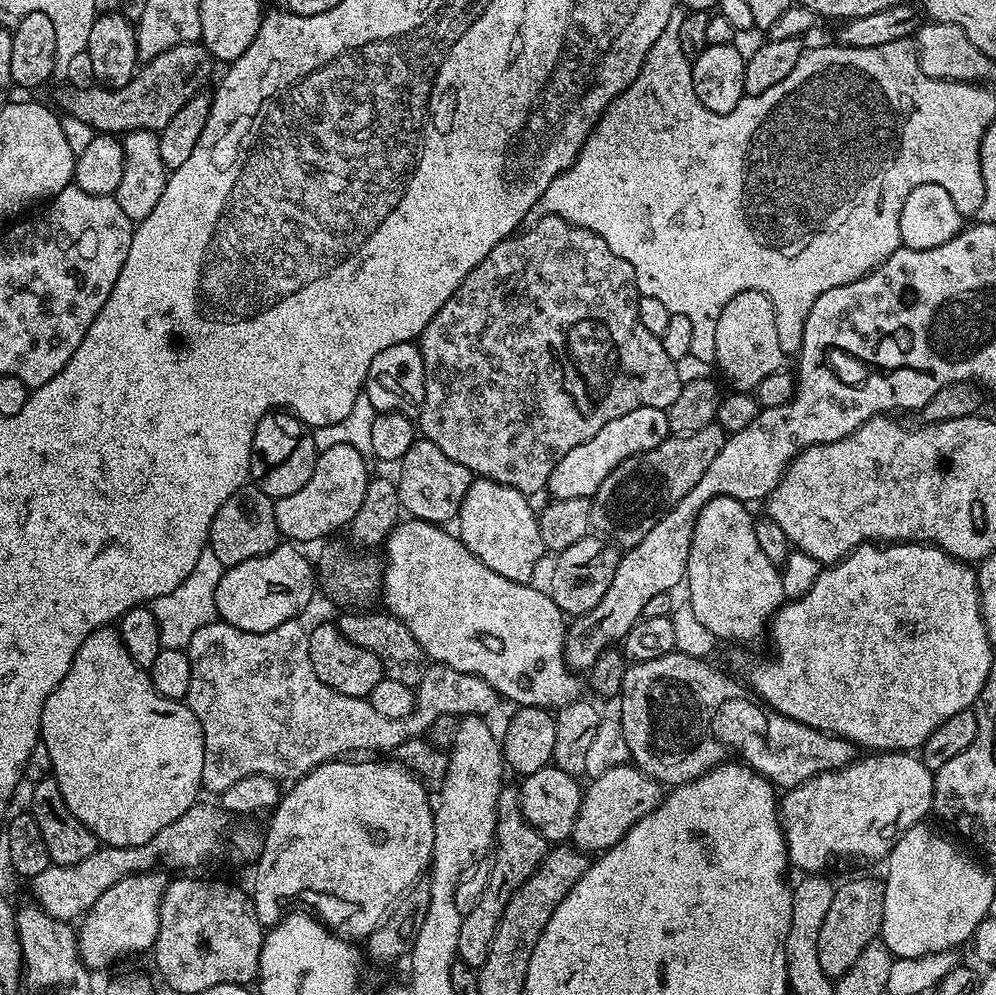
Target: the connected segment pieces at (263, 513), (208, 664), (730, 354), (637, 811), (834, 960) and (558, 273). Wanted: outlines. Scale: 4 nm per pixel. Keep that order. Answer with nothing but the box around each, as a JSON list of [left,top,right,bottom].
[[207,486,280,569],[186,619,498,794],[715,291,784,390],[570,763,662,854],[818,876,884,978],[418,215,682,494]]

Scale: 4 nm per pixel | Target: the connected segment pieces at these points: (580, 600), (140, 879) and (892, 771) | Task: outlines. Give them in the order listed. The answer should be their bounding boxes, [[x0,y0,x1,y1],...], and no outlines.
[[550,535,622,617],[76,870,170,969],[778,750,934,874]]

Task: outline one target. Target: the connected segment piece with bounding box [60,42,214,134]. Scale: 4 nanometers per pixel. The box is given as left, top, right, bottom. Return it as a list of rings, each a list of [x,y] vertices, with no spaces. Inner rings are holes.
[[[202,43],[179,44],[147,61],[126,86],[68,88],[60,96],[60,104],[67,115],[86,122],[100,134],[127,134],[140,128],[156,132],[165,128],[170,118],[174,118],[174,114],[201,91],[200,83],[211,74],[212,66],[214,60]]]

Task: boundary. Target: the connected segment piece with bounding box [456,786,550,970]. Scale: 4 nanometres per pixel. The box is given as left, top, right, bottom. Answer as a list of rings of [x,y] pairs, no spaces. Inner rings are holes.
[[[519,787],[501,788],[496,807],[496,839],[490,857],[488,881],[484,888],[479,889],[480,897],[477,898],[476,905],[469,912],[467,909],[463,913],[464,921],[458,930],[456,955],[463,964],[473,970],[479,970],[486,962],[486,954],[490,954],[492,939],[510,898],[535,874],[549,851],[549,841],[544,839],[544,835],[538,829],[530,826],[530,822],[520,812]]]

